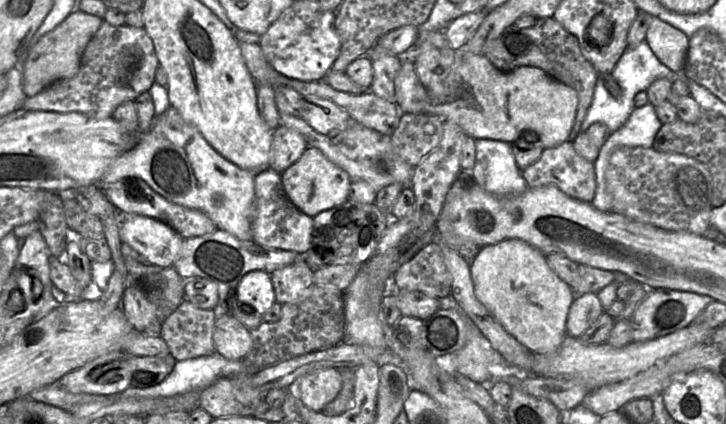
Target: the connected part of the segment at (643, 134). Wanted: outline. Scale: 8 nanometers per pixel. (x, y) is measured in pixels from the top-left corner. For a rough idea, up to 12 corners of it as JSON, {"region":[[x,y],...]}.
{"region":[[654,106],[635,108],[610,133],[593,163],[597,209],[609,211],[605,172],[622,146],[652,148],[661,125]]}

